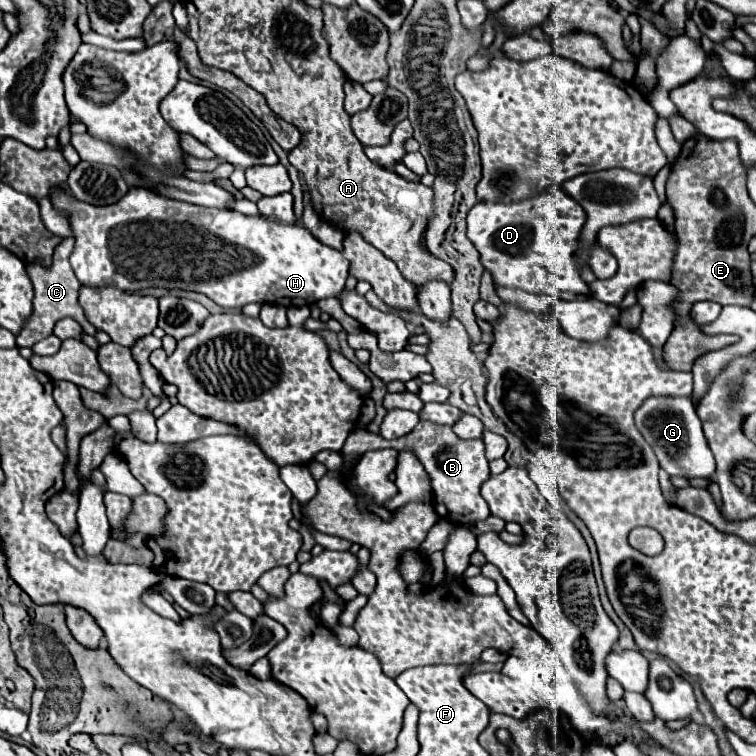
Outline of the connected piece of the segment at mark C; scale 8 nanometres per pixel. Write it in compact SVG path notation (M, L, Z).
M66 237L66 239L62 239L60 247L58 247L56 253L54 253L54 263L52 263L52 267L42 267L42 265L32 265L32 267L28 267L30 279L34 281L34 311L32 311L32 315L24 321L24 325L22 325L22 329L20 329L18 337L16 337L18 347L32 347L36 341L52 335L52 329L54 329L56 321L62 319L62 317L72 317L82 325L85 333L91 336L96 334L97 329L89 323L84 311L82 311L82 307L78 305L80 283L78 283L78 279L76 279L76 275L74 275L70 263L68 263L68 257L70 257L70 253L72 253L72 247L74 247L74 239Z

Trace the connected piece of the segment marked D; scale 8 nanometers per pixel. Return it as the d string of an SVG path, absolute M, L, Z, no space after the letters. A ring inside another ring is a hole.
M552 185L546 193L540 193L536 197L522 199L518 203L496 203L496 201L478 201L472 211L468 213L468 239L476 243L478 251L482 253L482 265L492 273L494 285L504 287L518 287L528 293L548 293L556 295L560 299L588 299L590 289L580 277L578 271L578 259L574 253L582 247L580 235L582 227L586 223L584 209L564 193L562 187Z

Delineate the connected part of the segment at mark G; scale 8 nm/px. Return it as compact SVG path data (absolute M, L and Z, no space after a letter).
M650 397L636 411L636 427L644 439L654 445L654 453L660 461L660 467L668 475L690 477L712 477L714 475L714 457L706 447L700 419L696 415L696 405L692 397Z

